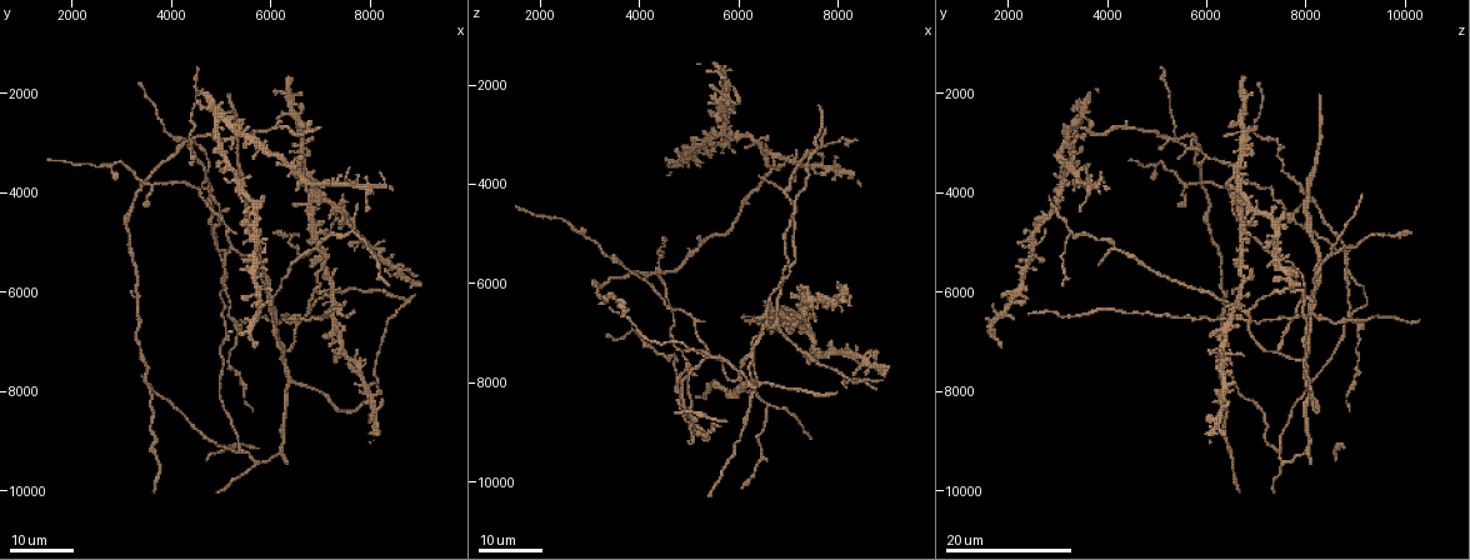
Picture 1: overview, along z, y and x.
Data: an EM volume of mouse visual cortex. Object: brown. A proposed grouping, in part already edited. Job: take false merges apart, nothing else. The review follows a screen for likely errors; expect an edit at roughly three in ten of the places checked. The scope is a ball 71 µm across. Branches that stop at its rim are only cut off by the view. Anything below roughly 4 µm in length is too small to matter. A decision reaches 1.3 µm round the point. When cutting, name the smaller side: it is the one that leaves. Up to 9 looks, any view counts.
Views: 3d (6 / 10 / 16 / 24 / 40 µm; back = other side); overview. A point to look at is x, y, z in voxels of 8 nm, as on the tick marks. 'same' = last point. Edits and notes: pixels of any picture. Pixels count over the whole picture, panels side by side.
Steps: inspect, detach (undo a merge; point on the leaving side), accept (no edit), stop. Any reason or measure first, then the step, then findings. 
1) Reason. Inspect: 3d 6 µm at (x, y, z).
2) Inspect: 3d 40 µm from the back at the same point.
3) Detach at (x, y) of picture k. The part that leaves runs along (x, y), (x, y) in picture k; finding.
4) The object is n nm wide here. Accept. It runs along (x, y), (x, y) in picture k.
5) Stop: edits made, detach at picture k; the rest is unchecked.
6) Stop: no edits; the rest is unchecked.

Four-way junction. Inspect: 3d 24 µm at (4400, 3050, 5750).

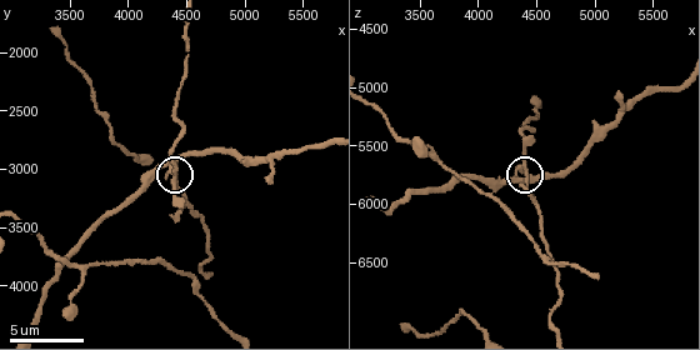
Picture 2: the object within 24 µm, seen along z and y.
Inspect: 3d 10 µm at the same point.

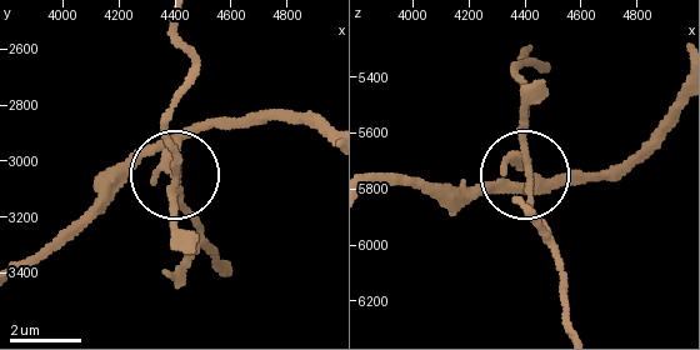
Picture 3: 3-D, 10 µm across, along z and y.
The side arm is 17 µm long. Detach at (185, 136) of picture 3. The part that leaves runs along (524, 154), (514, 173), (470, 190), (371, 184) in picture 3; a second neuron is stuck on.

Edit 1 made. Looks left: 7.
A fork. Inspect: 3d 16 µm at (5100, 5600, 8800).

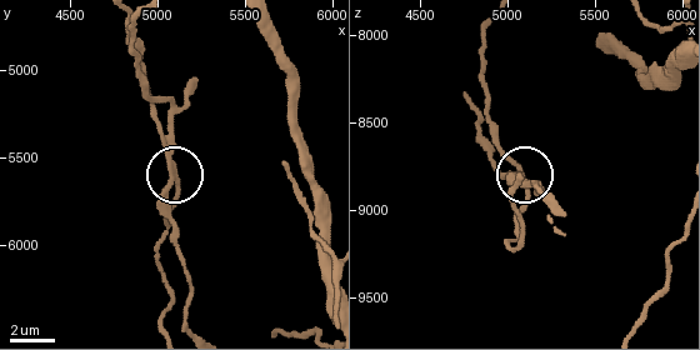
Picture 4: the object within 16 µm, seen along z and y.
Inspect: 3d 10 µm at the same point.

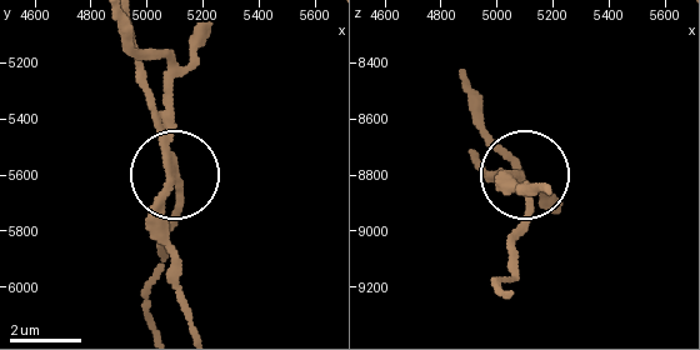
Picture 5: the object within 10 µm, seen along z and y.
Detach at (164, 206) of picture 5. A second neuron is stuck on.

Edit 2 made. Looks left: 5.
Four arms meet. Inspect: 3d 16 µm at (6050, 6150, 7950).

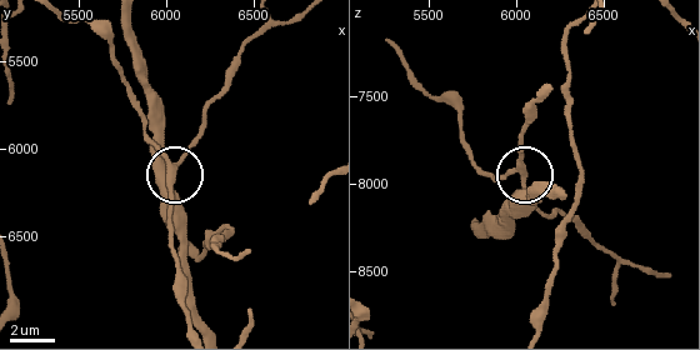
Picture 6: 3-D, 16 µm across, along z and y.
Inspect: 3d 6 µm at (6040, 6100, 7920).

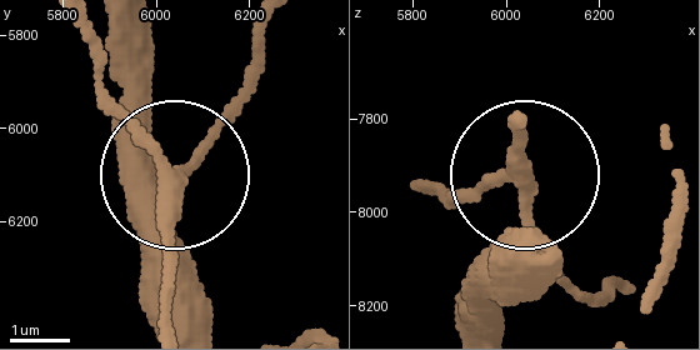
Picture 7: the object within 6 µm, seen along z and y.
The object is 230 nm wide here. Accept. One neuron here.

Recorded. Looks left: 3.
Inspect: 3d 24 µm at (6600, 5250, 8450).

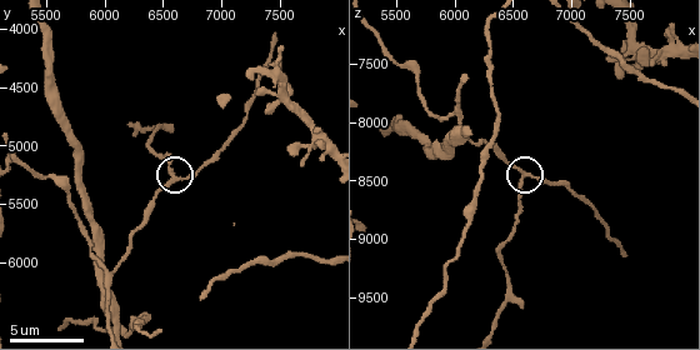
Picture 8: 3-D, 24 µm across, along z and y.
Inspect: 3d 6 µm at (6640, 5300, 8460).

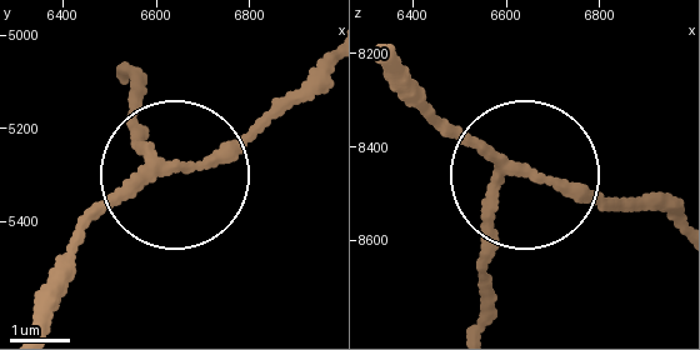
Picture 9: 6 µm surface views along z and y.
3 arms meet here. Accept. It runs along (34, 326), (48, 281), (113, 208), (233, 158), (321, 93) in picture 9; all the same neuron.

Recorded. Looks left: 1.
Stop: edits made, detach at picture 3, detach at picture 5; the rest is unchecked.

